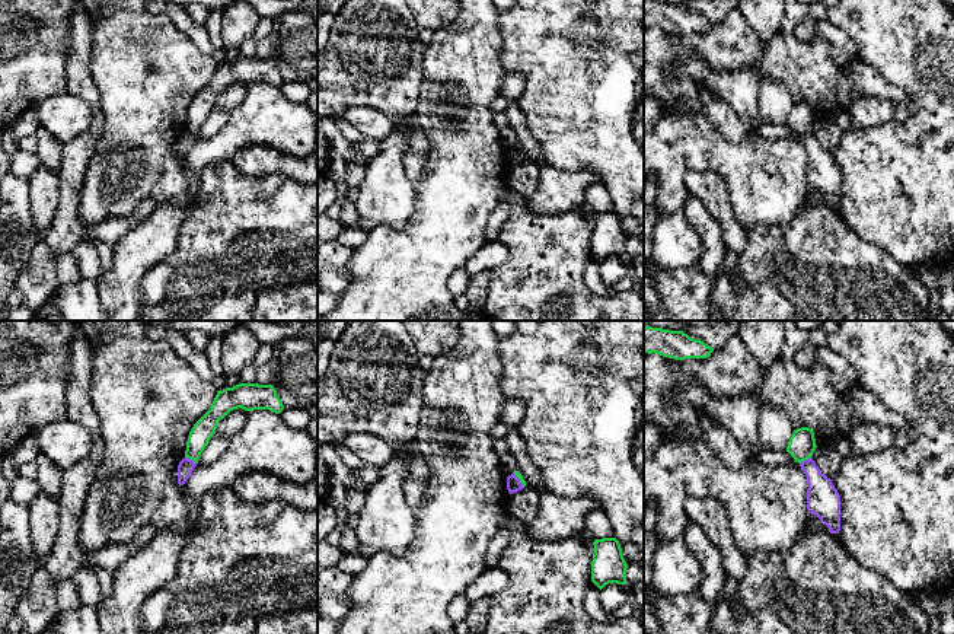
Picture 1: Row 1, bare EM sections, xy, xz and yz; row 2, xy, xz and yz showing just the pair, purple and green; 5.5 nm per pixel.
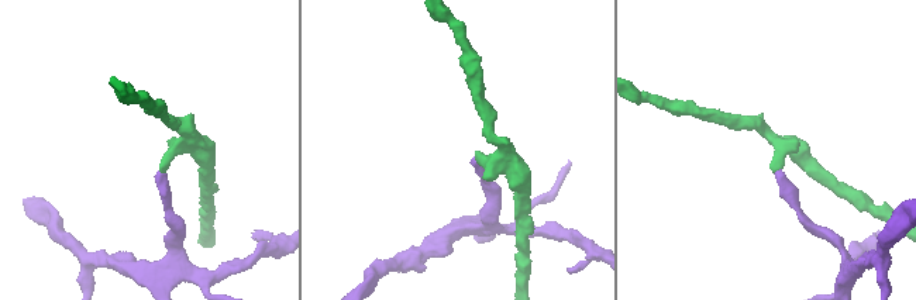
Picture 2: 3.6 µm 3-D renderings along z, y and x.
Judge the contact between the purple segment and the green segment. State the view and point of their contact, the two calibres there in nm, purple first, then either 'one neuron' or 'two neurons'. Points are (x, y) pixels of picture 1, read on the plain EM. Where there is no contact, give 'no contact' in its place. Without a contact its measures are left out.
meets purple in yz at (804, 134); 190 nm thick on the purple side, 150 nm on the other; two neurons

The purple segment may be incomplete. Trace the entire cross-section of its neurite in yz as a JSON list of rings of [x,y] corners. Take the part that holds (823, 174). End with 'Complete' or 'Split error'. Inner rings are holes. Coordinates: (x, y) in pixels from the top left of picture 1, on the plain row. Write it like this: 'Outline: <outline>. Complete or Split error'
Outline: [[[813,131],[800,136],[807,150],[807,184],[817,189],[830,207],[840,204],[840,169],[830,152],[816,138]]]. Complete

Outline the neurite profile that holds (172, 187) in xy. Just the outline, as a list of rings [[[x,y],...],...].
[[[169,150],[165,156],[165,172],[153,187],[150,197],[157,204],[170,203],[184,207],[189,204],[189,188],[181,166],[181,160]]]

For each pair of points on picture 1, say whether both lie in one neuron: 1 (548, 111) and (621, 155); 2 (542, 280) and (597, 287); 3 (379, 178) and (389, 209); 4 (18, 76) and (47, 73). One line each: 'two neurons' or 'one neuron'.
1: one neuron
2: two neurons
3: one neuron
4: one neuron

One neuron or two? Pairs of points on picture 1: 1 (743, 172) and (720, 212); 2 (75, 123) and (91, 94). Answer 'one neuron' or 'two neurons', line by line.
1: two neurons
2: two neurons

